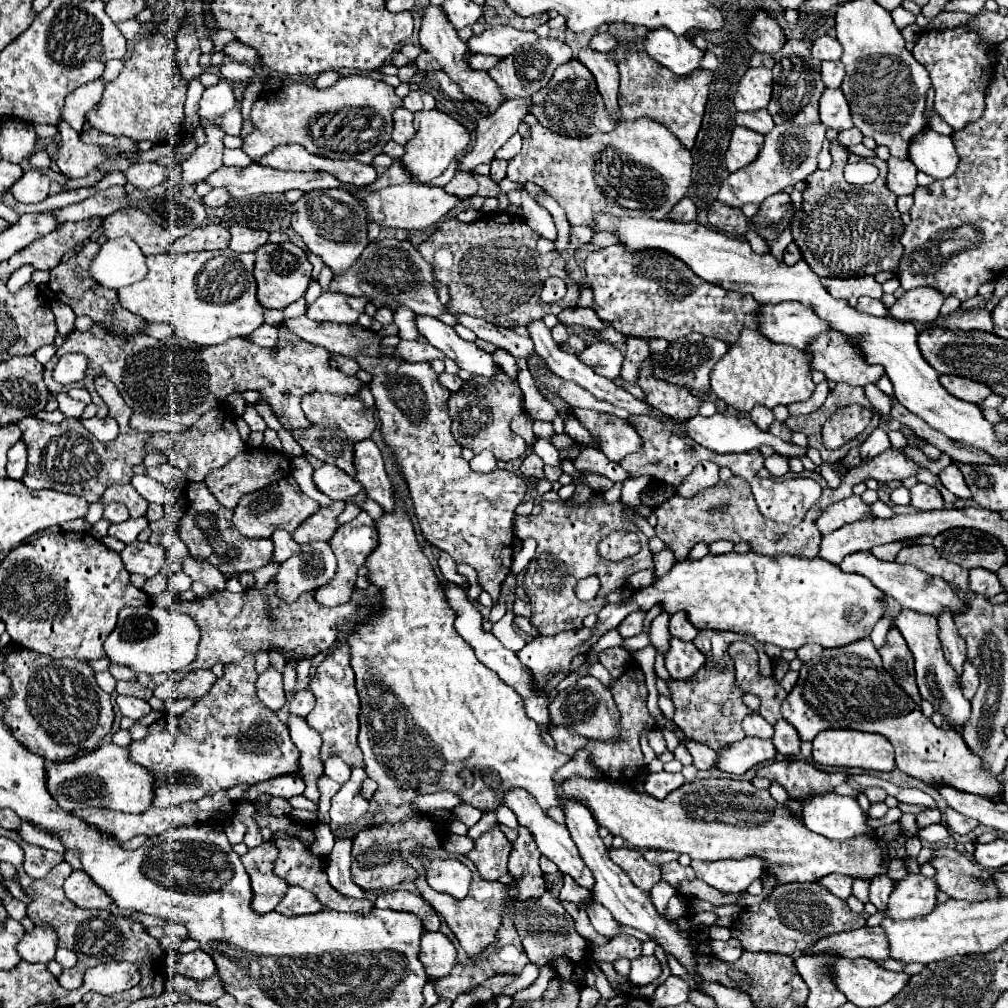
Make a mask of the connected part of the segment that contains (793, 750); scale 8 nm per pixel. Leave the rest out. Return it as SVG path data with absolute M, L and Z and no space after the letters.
M779 719L779 723L775 723L773 745L783 755L799 755L801 739L799 739L797 731L785 719Z

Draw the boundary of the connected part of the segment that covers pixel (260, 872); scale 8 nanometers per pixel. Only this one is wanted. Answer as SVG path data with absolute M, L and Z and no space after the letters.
M273 841L269 843L261 843L255 849L249 849L243 857L241 863L245 867L245 871L251 877L251 889L253 889L253 899L251 899L251 907L263 915L275 909L275 905L281 901L283 893L287 891L287 883L283 879L279 879L273 873L273 865L277 859L277 847Z

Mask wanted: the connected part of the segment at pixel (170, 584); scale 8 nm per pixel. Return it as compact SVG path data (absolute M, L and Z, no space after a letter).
M184 572L171 573L168 576L167 589L171 589L175 595L179 595L179 593L191 589L191 583L193 581Z

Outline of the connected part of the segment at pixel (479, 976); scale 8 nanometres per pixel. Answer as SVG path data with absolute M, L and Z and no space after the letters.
M511 903L511 907L507 907L507 911L509 911L509 915L503 915L501 925L499 925L499 929L497 929L497 941L495 941L493 945L489 945L489 947L479 955L479 959L467 959L467 963L457 963L447 977L443 977L443 979L439 979L439 981L435 983L435 991L437 991L439 999L449 999L449 1001L453 1001L457 995L467 993L467 991L473 991L473 989L479 987L485 979L495 977L495 975L520 975L525 965L529 963L529 959L527 959L527 955L525 955L525 951L523 951L523 947L521 947L521 939L519 939L519 935L517 935L517 931L515 931L515 923L513 923L513 915L515 915L517 907Z

